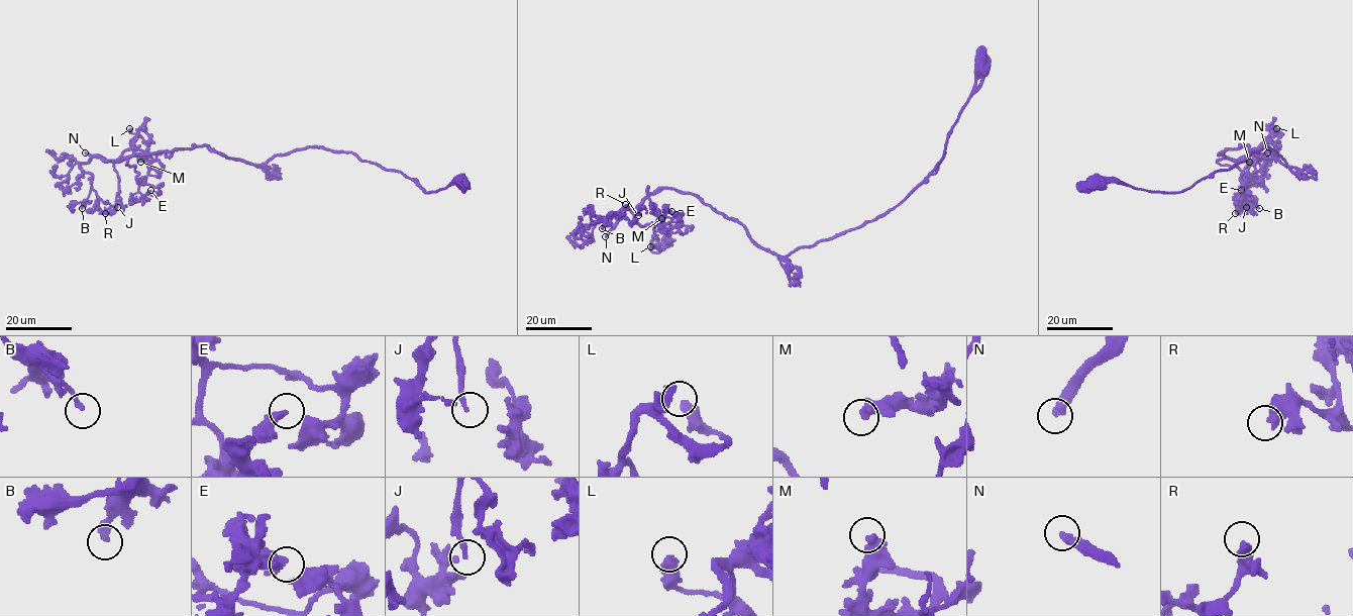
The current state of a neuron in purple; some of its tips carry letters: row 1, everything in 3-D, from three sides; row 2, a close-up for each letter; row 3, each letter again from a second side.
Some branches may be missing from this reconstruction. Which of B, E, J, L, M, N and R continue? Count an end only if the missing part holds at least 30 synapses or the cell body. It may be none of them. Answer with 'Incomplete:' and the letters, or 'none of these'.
Incomplete: J, N

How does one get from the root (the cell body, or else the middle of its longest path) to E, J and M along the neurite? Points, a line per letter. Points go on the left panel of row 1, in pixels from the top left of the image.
E: (461, 185), (425, 192), (398, 171), (323, 147), (249, 164), (194, 145), (127, 158), (140, 194), (150, 190)
J: (461, 185), (425, 192), (398, 171), (323, 147), (249, 164), (194, 145), (115, 161), (117, 207)
M: (461, 185), (425, 192), (313, 147), (261, 164), (205, 145), (114, 161), (138, 148), (149, 155), (140, 162)

